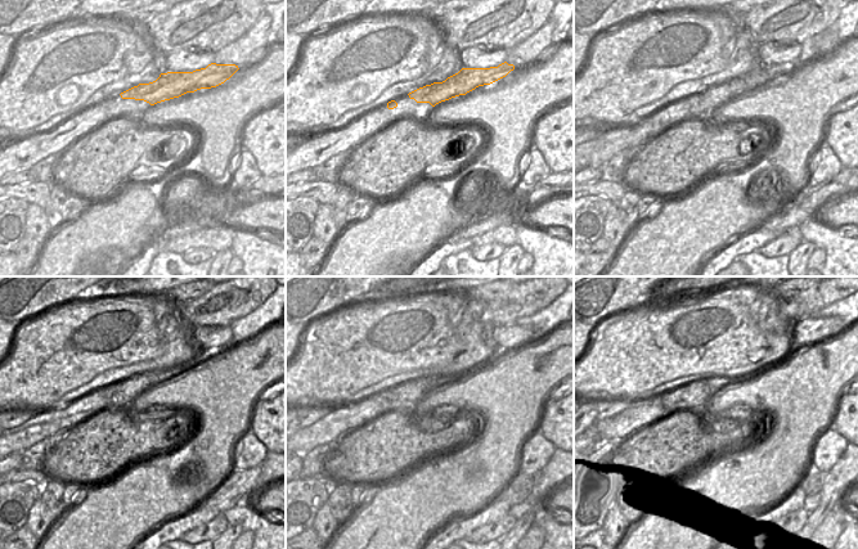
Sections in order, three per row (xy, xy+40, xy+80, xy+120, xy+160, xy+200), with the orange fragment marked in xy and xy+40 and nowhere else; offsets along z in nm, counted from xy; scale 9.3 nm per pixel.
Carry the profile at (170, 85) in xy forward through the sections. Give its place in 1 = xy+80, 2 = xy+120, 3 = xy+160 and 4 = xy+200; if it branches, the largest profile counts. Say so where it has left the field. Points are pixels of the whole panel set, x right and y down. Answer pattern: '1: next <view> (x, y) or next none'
1: next xy+80 (713, 97)
2: next xy+120 (126, 391)
3: next xy+160 (404, 397)
4: next xy+200 (611, 431)

